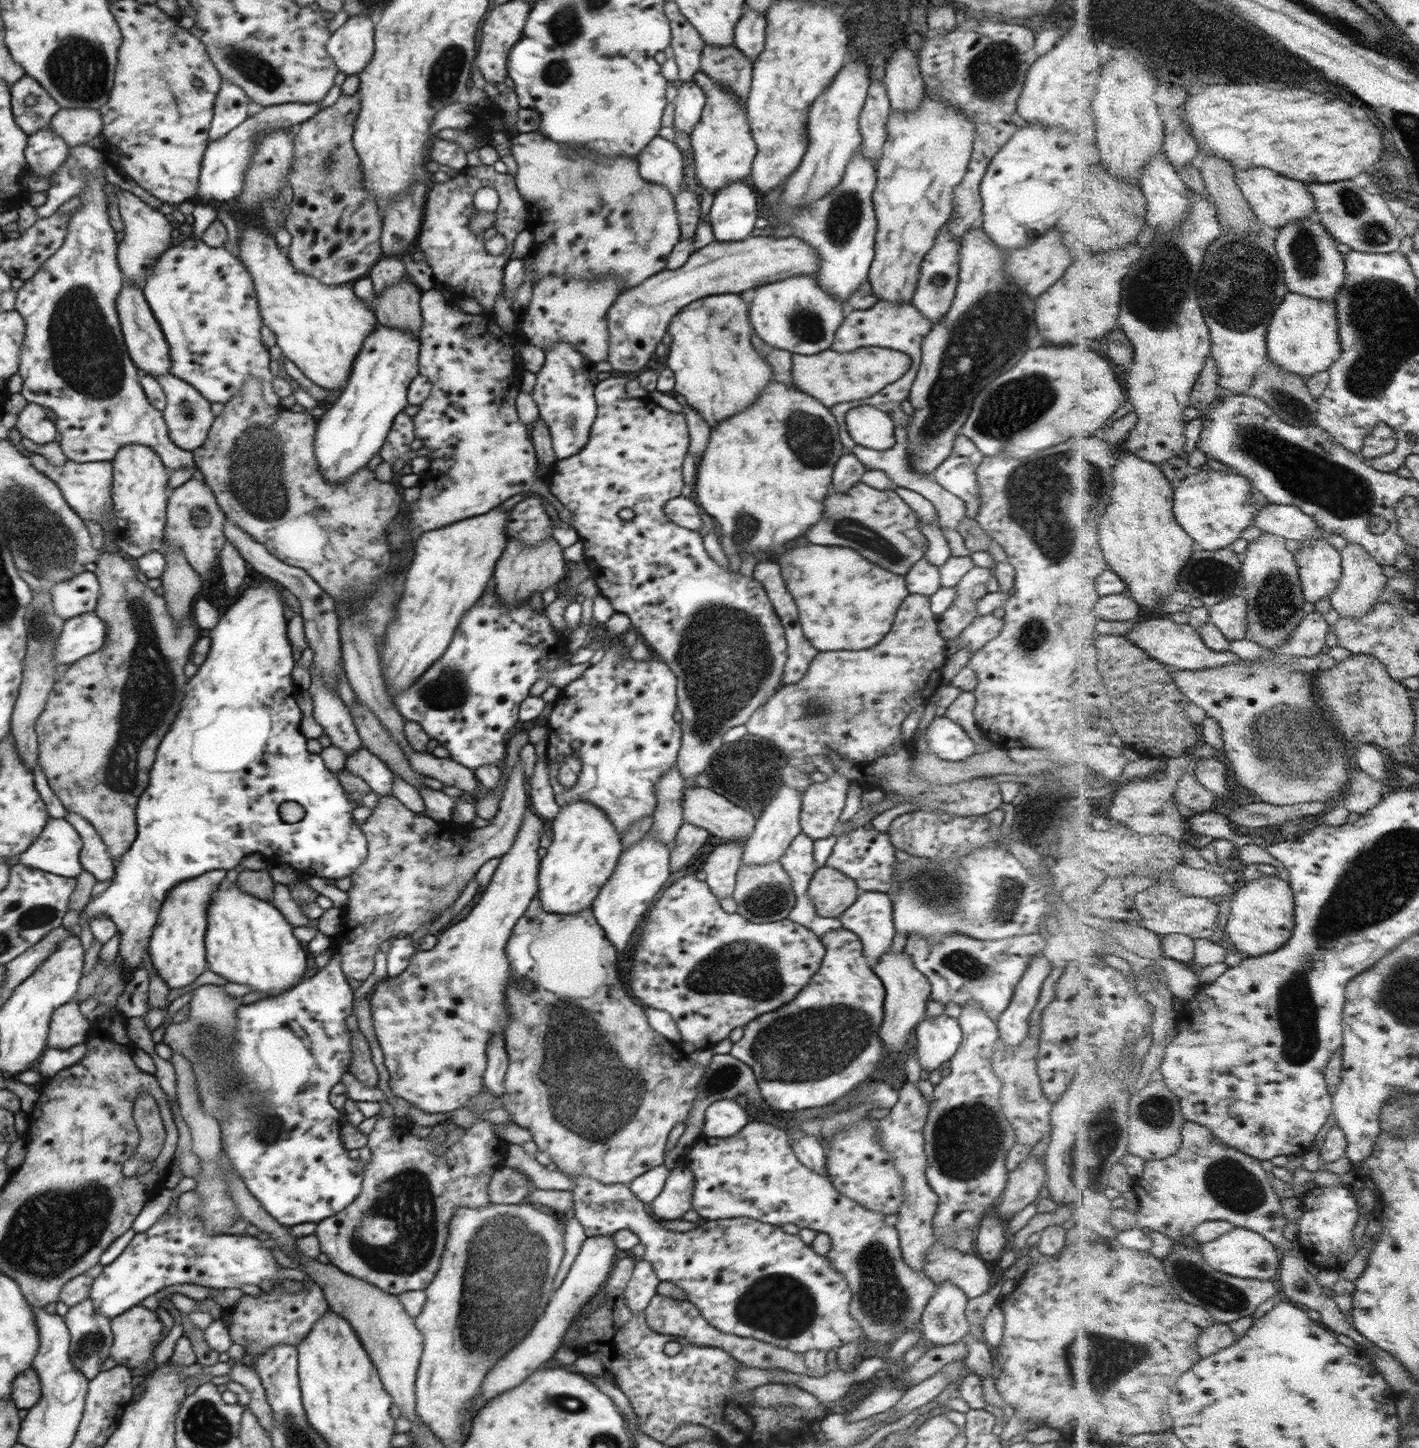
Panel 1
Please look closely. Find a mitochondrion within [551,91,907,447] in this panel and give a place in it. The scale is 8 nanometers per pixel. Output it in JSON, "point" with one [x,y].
{"point":[845,211]}

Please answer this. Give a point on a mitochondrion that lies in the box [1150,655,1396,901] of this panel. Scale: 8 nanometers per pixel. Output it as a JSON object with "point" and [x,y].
{"point":[1287,738]}

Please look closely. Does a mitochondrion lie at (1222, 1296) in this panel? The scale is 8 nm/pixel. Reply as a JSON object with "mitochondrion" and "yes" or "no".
{"mitochondrion":"yes"}

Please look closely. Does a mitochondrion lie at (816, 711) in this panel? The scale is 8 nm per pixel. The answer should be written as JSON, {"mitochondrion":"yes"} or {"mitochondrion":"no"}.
{"mitochondrion":"yes"}

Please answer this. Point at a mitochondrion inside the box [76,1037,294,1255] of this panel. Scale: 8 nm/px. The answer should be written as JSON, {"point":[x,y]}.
{"point":[265,1127]}

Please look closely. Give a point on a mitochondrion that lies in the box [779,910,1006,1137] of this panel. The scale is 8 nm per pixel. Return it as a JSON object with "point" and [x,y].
{"point":[968,966]}

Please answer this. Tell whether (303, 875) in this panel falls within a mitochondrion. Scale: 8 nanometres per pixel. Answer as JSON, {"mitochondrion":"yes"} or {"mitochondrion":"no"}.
{"mitochondrion":"no"}

